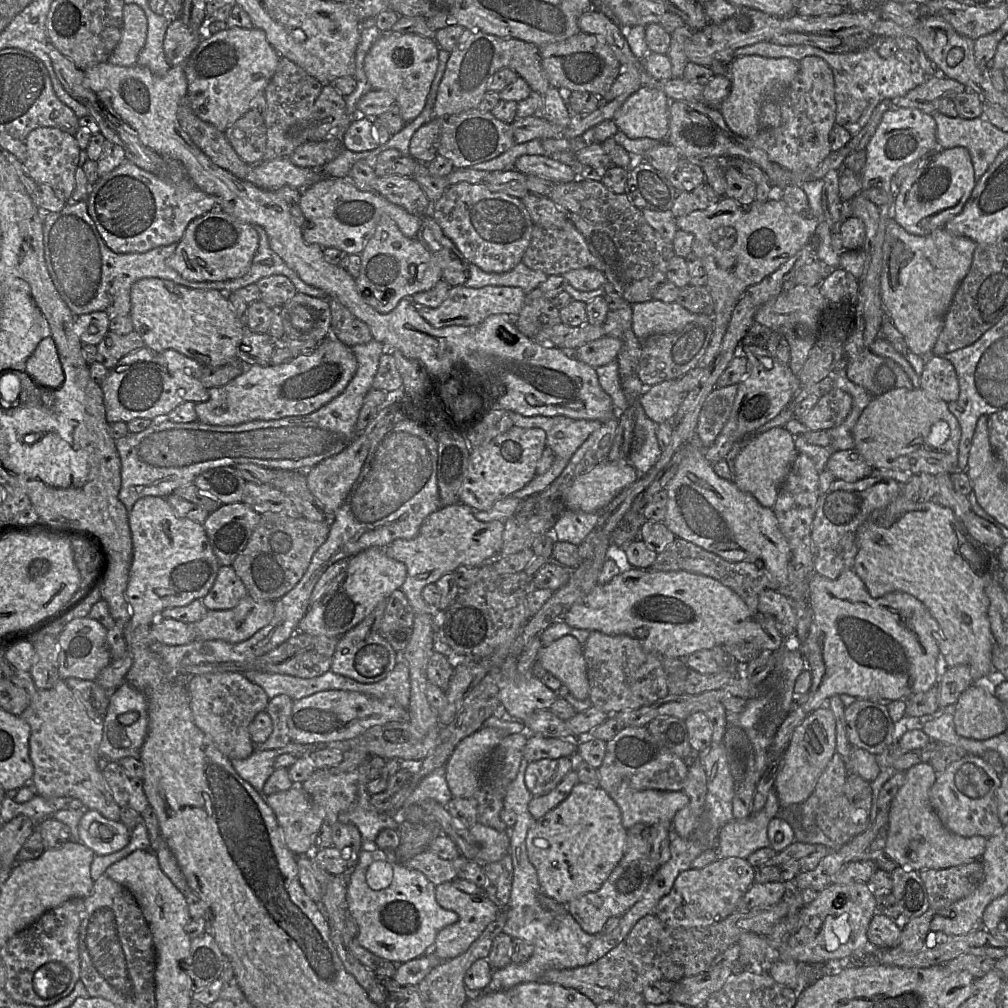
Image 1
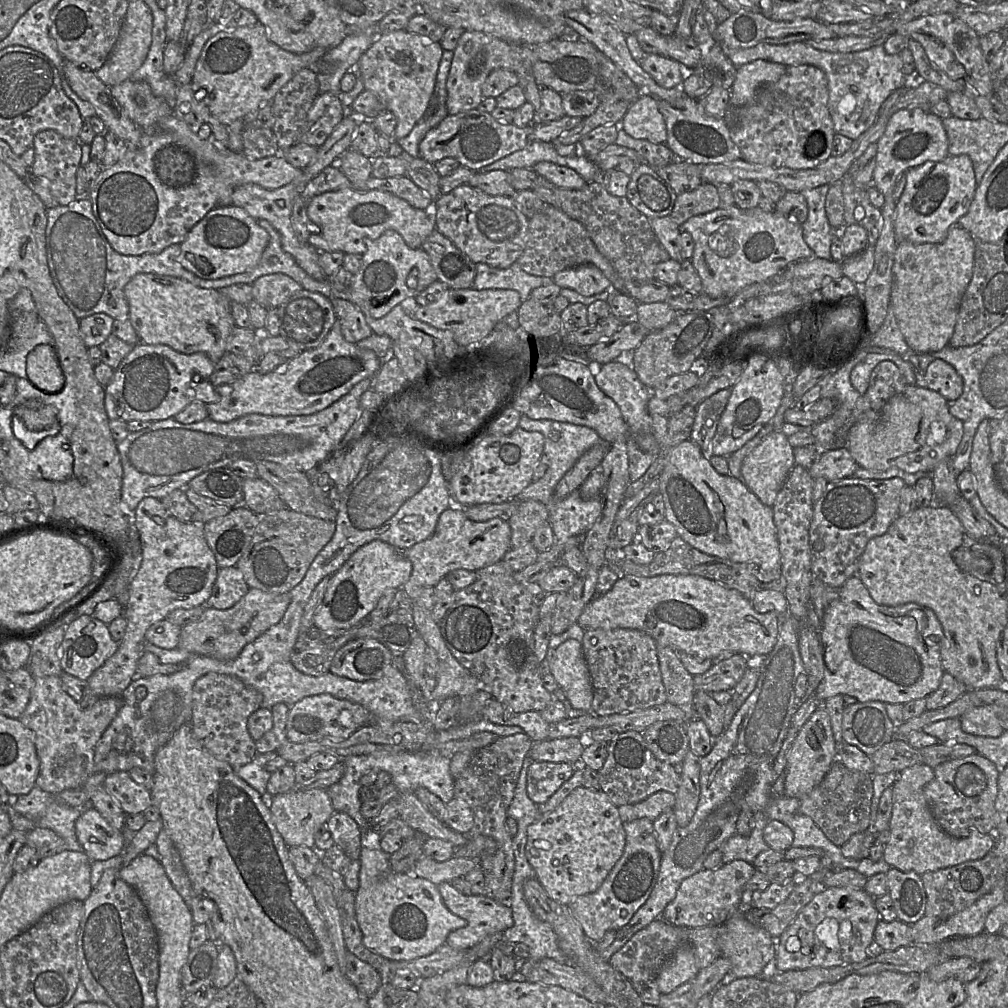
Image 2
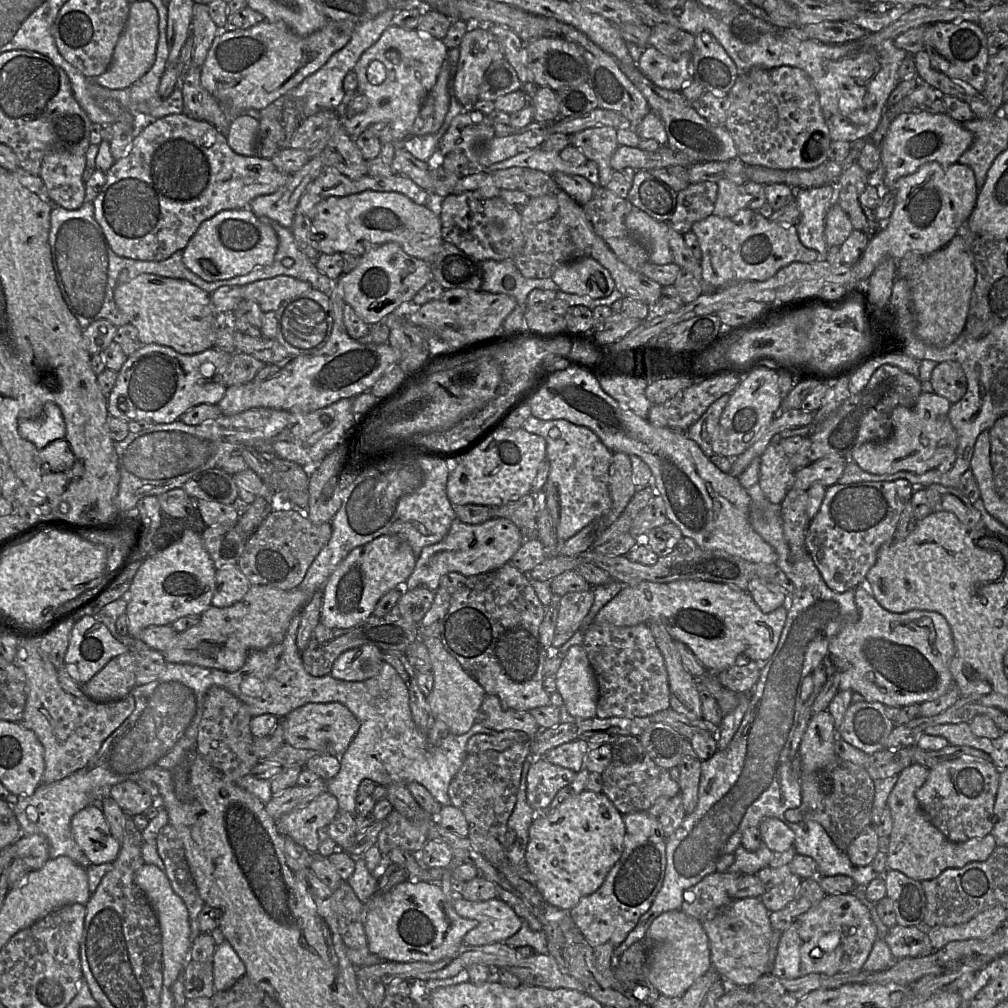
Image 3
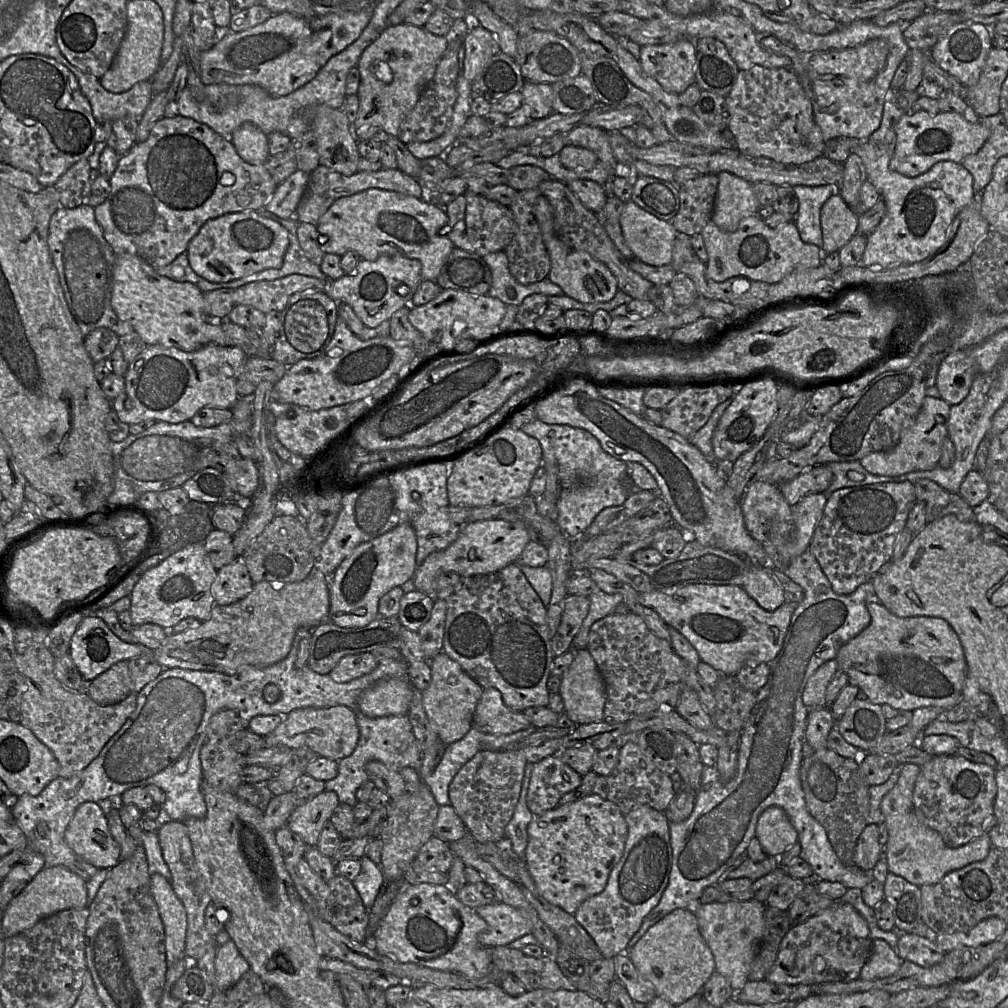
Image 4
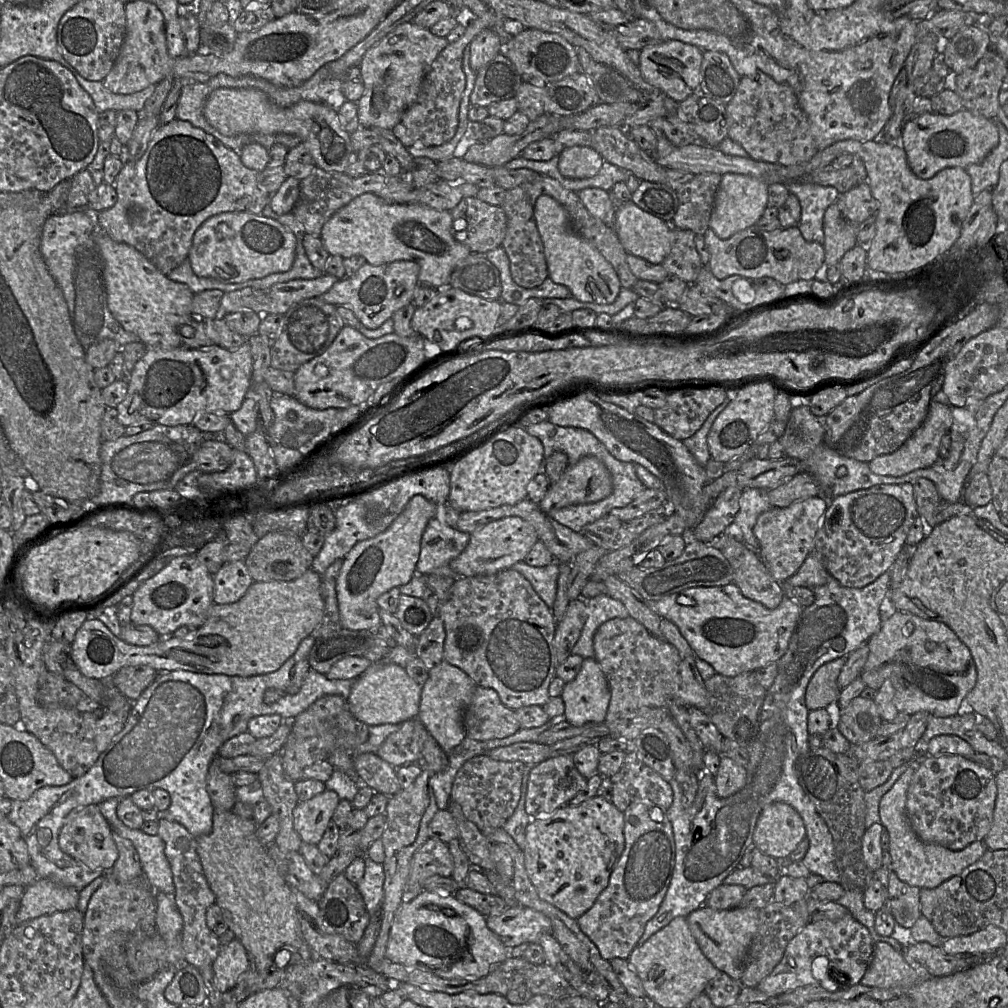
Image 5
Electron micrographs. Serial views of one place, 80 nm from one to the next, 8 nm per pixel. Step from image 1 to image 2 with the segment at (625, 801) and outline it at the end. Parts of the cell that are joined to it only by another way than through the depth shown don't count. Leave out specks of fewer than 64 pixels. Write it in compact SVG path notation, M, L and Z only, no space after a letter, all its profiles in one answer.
M661 790L639 803L619 806L618 811L623 823L643 817L654 821L665 810L673 808L675 802L675 794Z

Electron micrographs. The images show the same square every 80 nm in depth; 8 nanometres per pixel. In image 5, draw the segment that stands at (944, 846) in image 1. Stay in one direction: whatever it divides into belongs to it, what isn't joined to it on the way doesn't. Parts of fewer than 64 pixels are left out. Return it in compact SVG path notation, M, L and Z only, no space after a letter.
M910 764L898 778L892 788L886 792L879 804L882 825L887 829L890 837L889 854L891 856L890 871L910 886L935 888L959 875L968 866L978 861L987 851L984 841L975 841L959 851L950 850L941 845L922 841L913 831L906 812L907 791L917 765Z

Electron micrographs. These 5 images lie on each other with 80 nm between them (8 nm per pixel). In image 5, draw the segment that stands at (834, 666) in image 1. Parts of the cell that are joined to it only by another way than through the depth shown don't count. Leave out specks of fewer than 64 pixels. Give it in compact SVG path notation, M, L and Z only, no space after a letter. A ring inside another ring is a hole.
M893 611L867 645L869 655L859 677L875 691L889 679L895 689L895 707L910 716L920 711L936 717L954 716L962 711L967 694L976 684L977 671L969 648L943 622ZM928 641L937 644L934 651L926 649Z

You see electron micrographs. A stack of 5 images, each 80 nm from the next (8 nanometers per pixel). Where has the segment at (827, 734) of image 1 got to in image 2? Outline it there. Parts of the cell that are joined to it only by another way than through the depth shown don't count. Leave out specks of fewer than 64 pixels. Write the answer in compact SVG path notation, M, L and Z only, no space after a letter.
M820 706L798 730L788 754L784 771L784 795L801 798L823 780L836 760L836 744L831 719L824 706Z

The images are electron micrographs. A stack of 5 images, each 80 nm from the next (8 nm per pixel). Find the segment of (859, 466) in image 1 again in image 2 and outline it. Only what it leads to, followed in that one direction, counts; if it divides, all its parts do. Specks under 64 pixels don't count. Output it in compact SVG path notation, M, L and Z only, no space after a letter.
M846 447L833 449L819 455L808 469L814 479L823 477L828 482L852 477L859 468Z

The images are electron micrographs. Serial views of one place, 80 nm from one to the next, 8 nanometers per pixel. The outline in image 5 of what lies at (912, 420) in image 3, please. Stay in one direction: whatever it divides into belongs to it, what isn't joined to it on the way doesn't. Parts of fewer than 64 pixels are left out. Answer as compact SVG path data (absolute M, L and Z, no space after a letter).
M931 400L922 424L896 451L871 460L868 463L870 470L876 475L900 477L914 470L933 465L939 459L940 441L945 434L949 433L951 425L950 406Z

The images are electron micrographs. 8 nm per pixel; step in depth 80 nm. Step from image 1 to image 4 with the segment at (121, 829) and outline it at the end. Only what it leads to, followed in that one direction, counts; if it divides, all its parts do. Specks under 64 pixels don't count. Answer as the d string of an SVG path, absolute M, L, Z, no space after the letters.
M85 802L74 812L64 834L67 845L97 869L111 870L120 861L120 846L113 839L108 820L96 802Z

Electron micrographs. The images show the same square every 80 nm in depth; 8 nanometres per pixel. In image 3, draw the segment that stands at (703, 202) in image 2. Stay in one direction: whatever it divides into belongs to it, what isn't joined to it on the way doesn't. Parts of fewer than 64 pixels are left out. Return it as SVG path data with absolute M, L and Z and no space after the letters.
M712 181L689 184L679 191L670 227L681 235L690 232L694 223L713 214L717 193L718 183Z

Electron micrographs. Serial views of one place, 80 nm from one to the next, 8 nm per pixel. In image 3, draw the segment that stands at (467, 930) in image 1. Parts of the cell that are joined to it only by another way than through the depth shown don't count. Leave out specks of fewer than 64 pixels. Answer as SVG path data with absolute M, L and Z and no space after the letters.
M451 876L442 877L438 883L443 893L451 899L458 915L478 922L478 925L464 936L463 945L483 946L505 942L519 931L523 920L510 905L498 897L480 902L468 901L452 890Z

